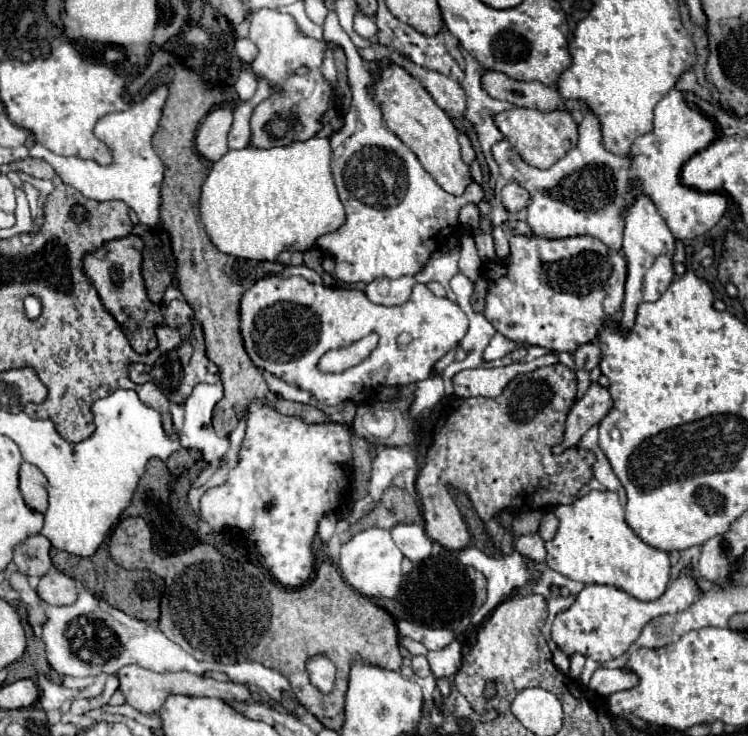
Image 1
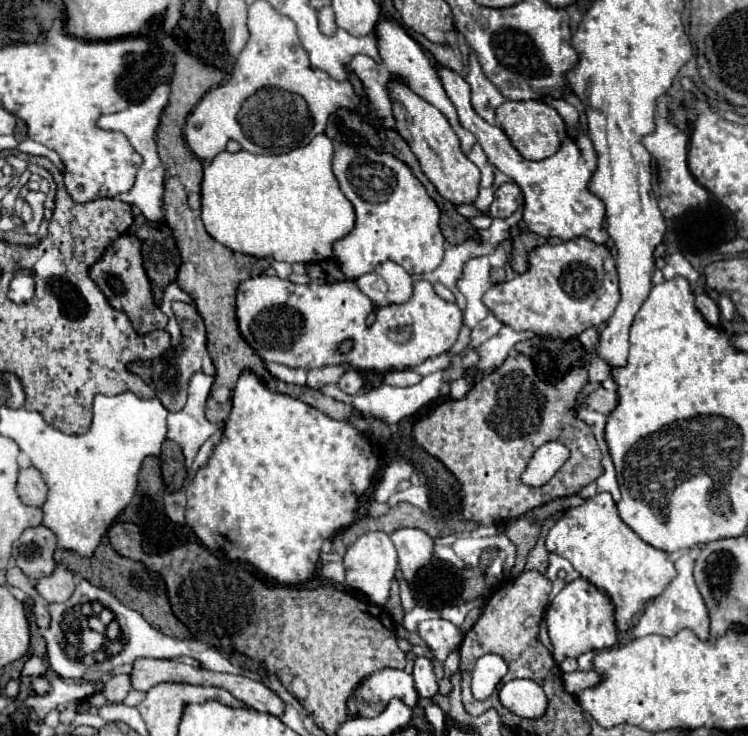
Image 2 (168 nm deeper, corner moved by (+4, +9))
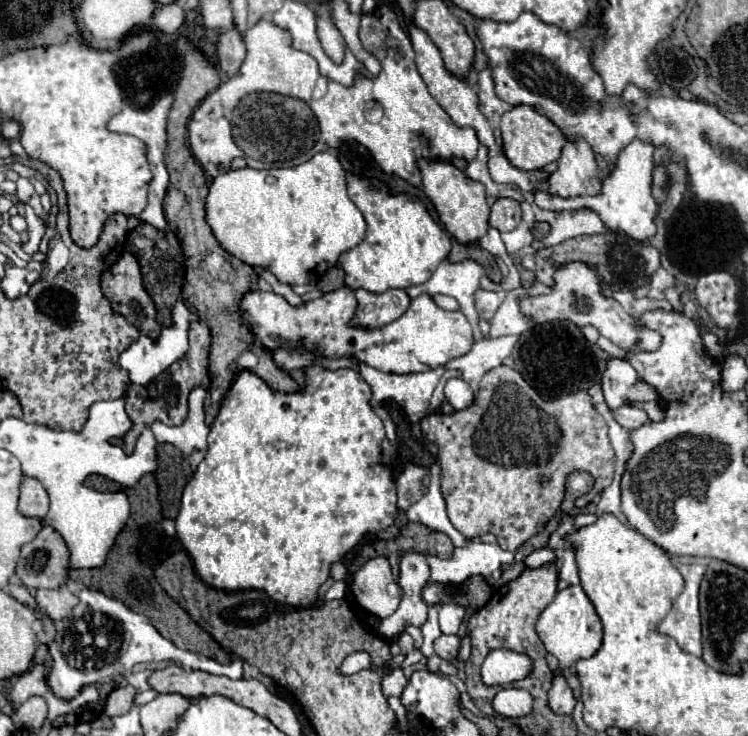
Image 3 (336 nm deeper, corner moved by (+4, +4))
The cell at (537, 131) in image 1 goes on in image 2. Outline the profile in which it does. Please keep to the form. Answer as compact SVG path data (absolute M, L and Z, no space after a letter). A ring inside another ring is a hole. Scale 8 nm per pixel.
M505 101L503 105L499 105L499 109L495 109L495 113L513 147L529 161L541 161L555 155L563 139L567 137L565 121L553 107L545 105L543 101Z

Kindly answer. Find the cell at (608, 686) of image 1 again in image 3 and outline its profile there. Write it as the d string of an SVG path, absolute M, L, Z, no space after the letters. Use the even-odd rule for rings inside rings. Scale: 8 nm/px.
M557 674L557 676L553 678L553 686L551 686L551 690L547 692L547 704L549 704L549 708L551 708L555 714L571 714L571 712L573 712L575 698L573 698L571 688L567 686L565 676Z

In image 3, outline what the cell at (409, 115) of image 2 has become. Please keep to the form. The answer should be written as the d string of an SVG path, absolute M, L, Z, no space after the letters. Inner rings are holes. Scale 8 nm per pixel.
M419 160L419 170L423 176L423 192L433 202L439 220L443 222L447 232L453 234L459 244L479 242L479 238L483 238L489 230L489 212L491 212L485 200L485 186L481 182L467 178L461 170L457 170L447 162Z

